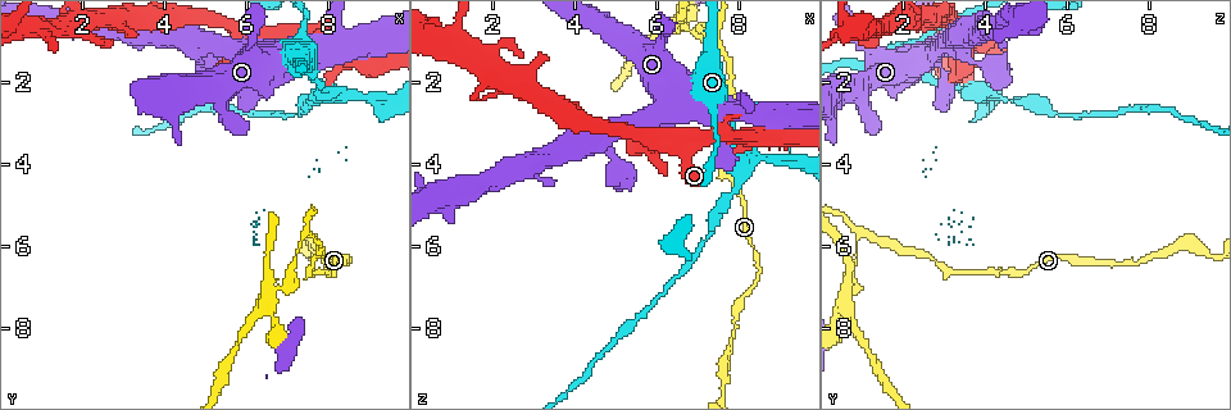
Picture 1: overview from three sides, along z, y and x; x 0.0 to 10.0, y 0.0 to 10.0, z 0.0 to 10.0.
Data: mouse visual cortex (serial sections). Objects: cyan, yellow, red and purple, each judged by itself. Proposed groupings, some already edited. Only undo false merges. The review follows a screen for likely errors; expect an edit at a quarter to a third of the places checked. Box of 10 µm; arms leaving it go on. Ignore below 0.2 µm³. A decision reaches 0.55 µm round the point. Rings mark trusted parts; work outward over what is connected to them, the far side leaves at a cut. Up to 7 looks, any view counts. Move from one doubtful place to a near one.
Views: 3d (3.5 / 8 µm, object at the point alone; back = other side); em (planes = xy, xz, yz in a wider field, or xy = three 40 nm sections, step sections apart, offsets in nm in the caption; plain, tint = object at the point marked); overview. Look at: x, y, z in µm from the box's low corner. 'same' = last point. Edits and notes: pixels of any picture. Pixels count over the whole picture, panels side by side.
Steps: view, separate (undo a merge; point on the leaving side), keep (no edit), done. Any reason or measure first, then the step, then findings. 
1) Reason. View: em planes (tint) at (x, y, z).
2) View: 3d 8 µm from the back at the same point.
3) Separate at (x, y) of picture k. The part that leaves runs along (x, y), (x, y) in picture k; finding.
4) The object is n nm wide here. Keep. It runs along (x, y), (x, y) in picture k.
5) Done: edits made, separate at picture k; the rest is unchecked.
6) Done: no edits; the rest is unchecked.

Calibre changes. View: 3d 3.5 µm at (9.25, 2.65, 4.00).

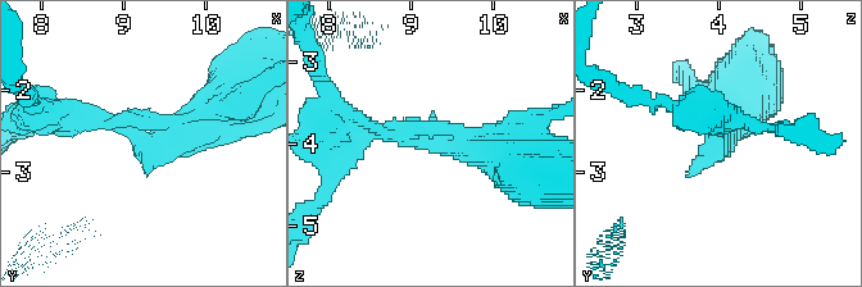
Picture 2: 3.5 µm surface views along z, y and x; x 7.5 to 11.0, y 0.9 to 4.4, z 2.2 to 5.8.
The arms are 200, 400 nm wide; need the tissue. View: em xy step 2 (tint) at (9.30, 2.70, 4.00).

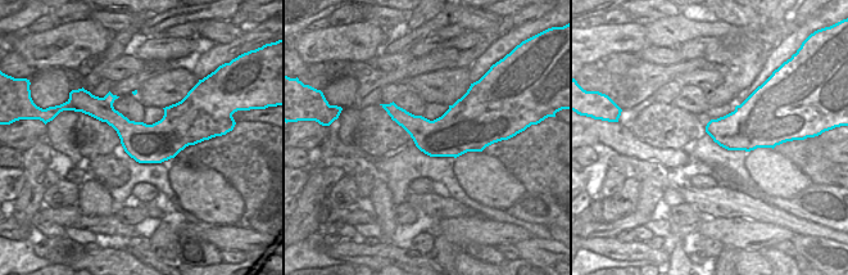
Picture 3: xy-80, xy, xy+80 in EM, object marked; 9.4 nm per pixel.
Separate at (339, 167) of picture 2. The part that leaves runs along (327, 105), (335, 171), (323, 197) in picture 2; a second cell is stuck on.

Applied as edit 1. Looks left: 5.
Thick turns thin. View: 3d 3.5 µm from the back at (7.40, 0.80, 2.75).

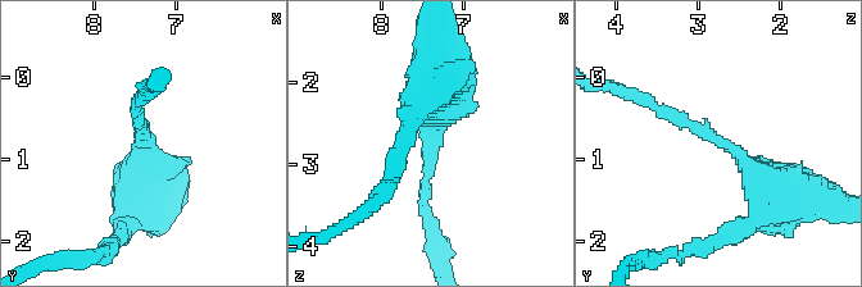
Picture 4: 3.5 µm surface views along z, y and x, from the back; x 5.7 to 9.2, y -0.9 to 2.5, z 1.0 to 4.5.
The arms are 150, 450 nm wide; need the tissue. View: em xy step 1 (tint) at (7.35, 0.75, 2.80).

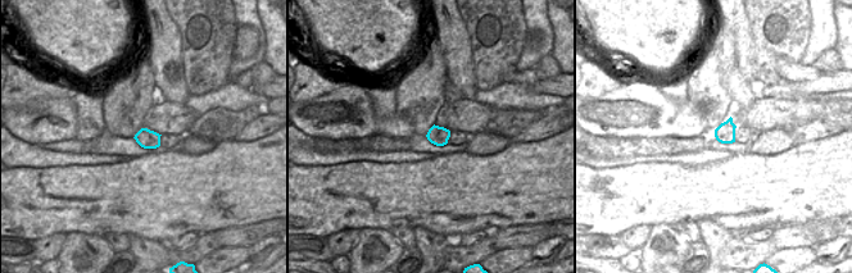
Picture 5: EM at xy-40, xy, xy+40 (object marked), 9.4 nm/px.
Another direction. View: em xy step 5 (tint) at the same point.

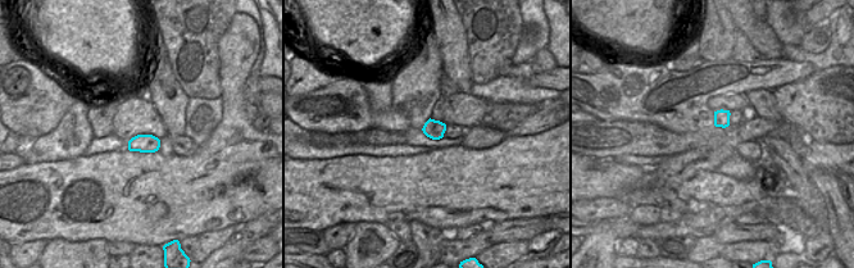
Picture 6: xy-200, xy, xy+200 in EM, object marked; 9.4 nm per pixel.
Keep. It runs along (777, 194), (725, 142), (647, 103) in picture 4; continuous, no second cell.

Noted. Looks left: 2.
Three arms meet. View: 3d 3.5 µm at (6.95, 7.00, 0.85).

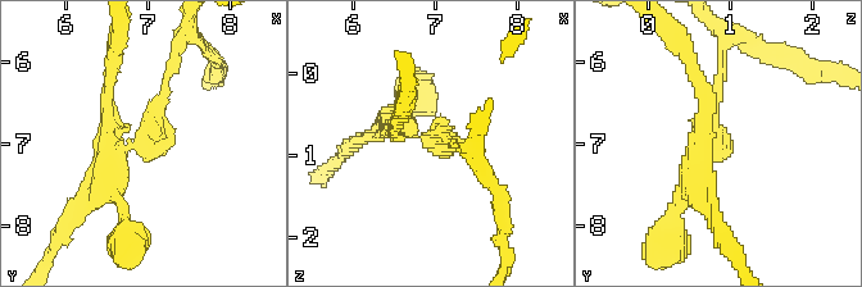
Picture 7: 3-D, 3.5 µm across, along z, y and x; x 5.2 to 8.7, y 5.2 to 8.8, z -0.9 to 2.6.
3 arms meet here; the arms are 100, 200, 400 nm wide; need the tissue. View: em xy step 2 (tint) at (7.00, 6.95, 0.80).

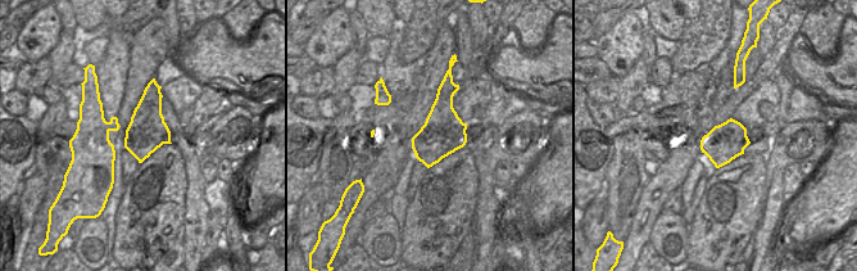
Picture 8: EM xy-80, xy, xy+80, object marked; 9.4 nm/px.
Separate at (703, 160) of picture 7. The part that leaves runs along (712, 146), (695, 185), (722, 236) in picture 7; two cells meet here.

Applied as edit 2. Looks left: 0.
Done: edits made, separate at picture 2, separate at picture 7; the rest is unchecked.

